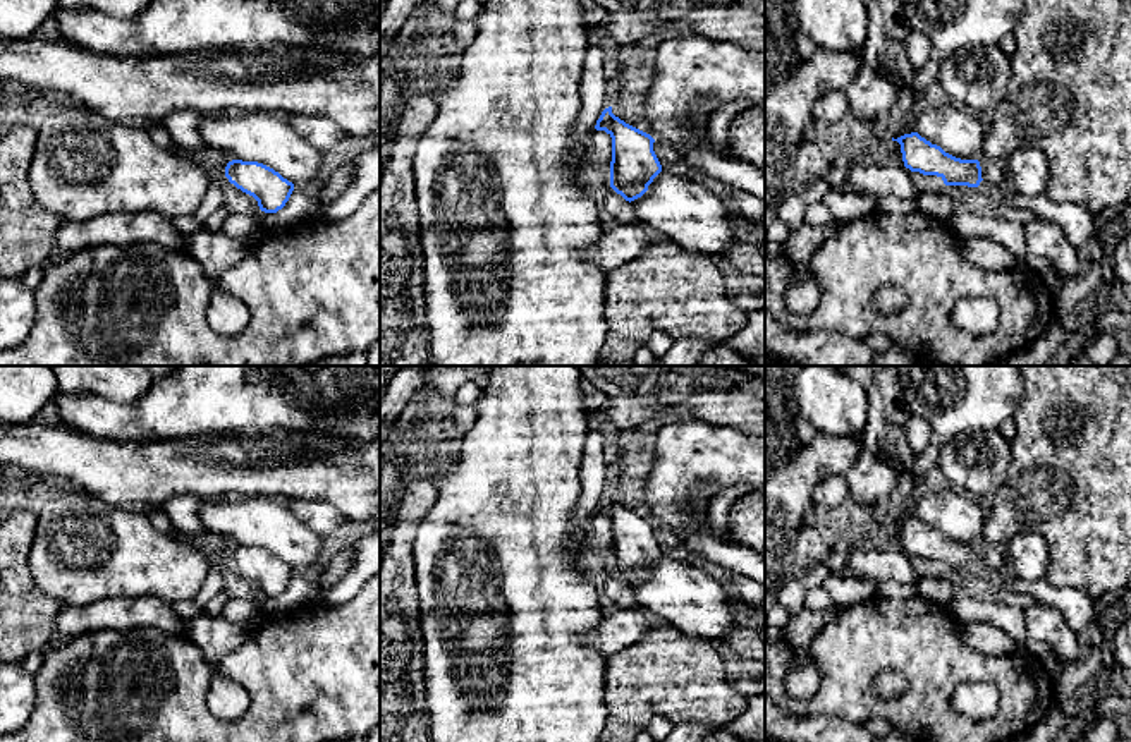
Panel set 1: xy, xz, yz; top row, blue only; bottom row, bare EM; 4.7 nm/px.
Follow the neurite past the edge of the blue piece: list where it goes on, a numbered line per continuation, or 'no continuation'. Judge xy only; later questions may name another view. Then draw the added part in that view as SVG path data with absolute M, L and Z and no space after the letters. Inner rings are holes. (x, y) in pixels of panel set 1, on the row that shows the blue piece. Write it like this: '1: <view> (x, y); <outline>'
no continuation

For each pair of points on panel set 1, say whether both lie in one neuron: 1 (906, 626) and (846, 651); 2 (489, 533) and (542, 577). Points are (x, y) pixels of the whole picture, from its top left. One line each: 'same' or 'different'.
1: same
2: same

